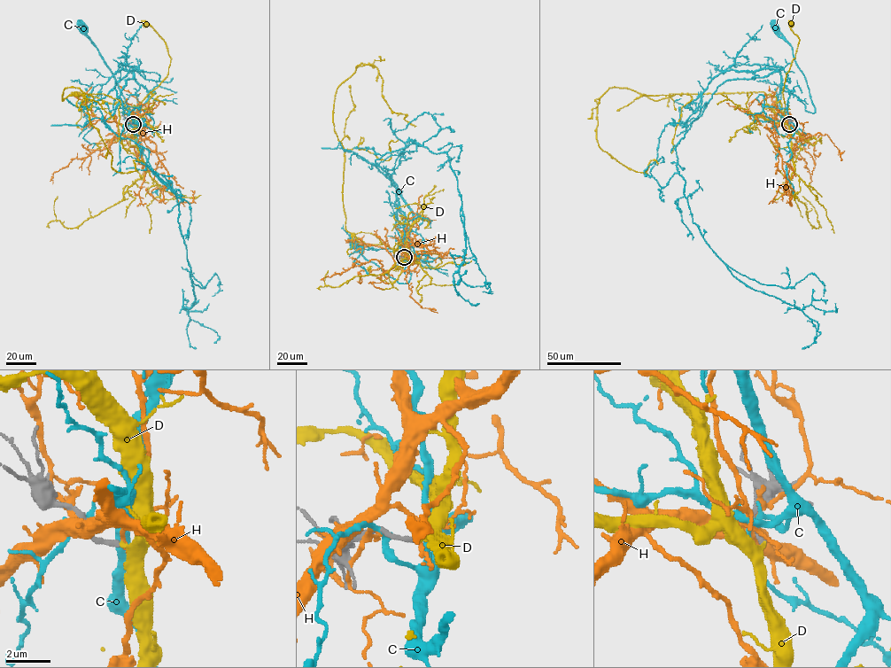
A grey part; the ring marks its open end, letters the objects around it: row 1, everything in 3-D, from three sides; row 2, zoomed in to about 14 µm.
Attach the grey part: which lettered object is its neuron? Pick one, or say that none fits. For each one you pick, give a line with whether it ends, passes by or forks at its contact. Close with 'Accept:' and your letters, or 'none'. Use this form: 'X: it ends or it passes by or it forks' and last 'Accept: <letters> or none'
D: it ends
Accept: D

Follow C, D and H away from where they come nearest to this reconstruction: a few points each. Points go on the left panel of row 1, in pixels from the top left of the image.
C: (131, 122), (146, 100), (148, 91), (140, 84), (135, 97), (140, 111), (133, 112), (97, 48), (83, 29)
D: (133, 124), (132, 112), (165, 79), (171, 58), (165, 41), (145, 24)
H: (133, 124), (156, 146), (158, 160), (168, 174), (171, 193), (180, 202), (191, 203), (194, 193), (190, 190)

